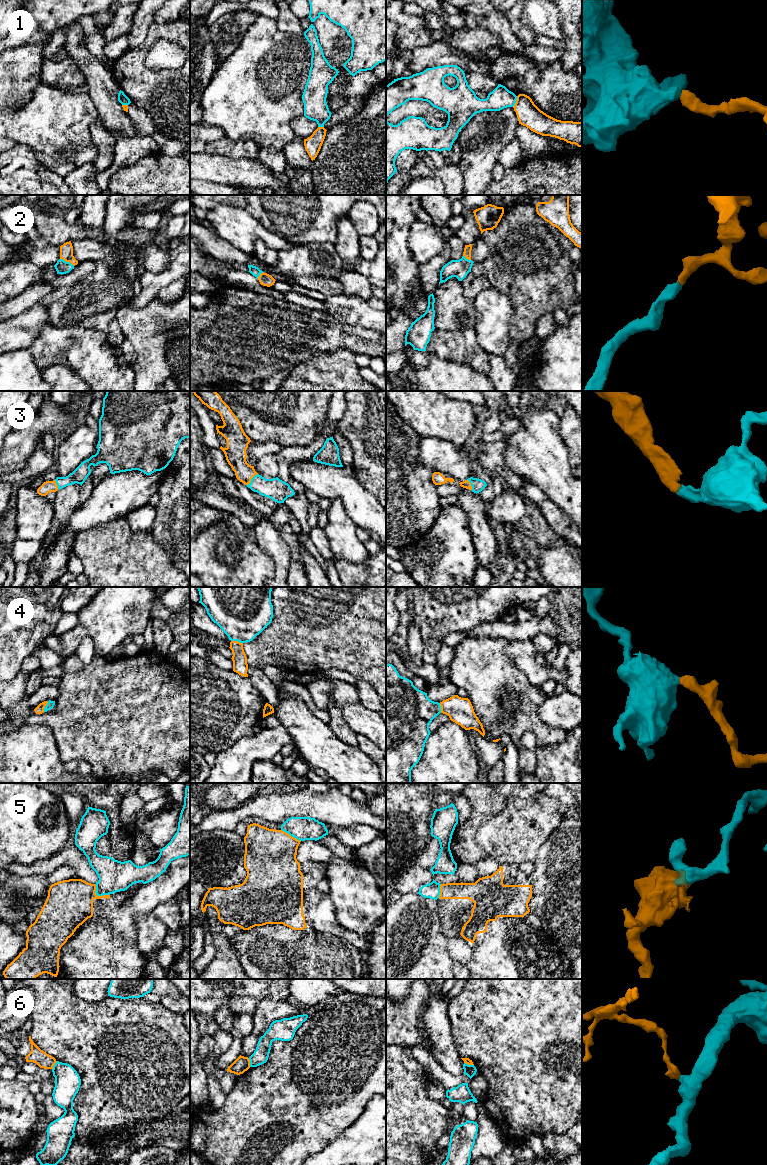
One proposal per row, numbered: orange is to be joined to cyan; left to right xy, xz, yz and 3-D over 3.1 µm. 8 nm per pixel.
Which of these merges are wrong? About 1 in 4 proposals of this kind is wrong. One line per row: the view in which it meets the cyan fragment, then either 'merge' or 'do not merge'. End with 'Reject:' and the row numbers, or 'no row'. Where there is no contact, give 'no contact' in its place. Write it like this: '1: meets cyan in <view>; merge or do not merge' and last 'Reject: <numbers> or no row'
1: meets cyan in yz; do not merge
2: meets cyan in xy; merge
3: meets cyan in xz; merge
4: meets cyan in xz; merge
5: meets cyan in xy; do not merge
6: meets cyan in xz; do not merge
Reject: 1, 5, 6

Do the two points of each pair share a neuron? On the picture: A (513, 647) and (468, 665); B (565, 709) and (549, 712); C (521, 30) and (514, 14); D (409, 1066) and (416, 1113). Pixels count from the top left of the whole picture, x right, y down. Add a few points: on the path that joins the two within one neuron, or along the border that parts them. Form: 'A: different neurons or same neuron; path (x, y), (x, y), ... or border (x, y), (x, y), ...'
A: different neurons; border (508, 641), (505, 652), (519, 669)
B: same neuron; path (561, 711), (553, 711)
C: same neuron; path (517, 26), (514, 18)
D: same neuron; path (409, 1078), (409, 1101)

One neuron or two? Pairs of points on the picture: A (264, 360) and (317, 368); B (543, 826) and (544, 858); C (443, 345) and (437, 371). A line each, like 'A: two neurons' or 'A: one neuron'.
A: two neurons
B: two neurons
C: two neurons

